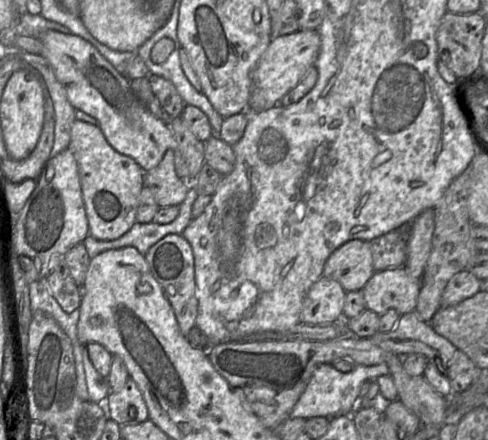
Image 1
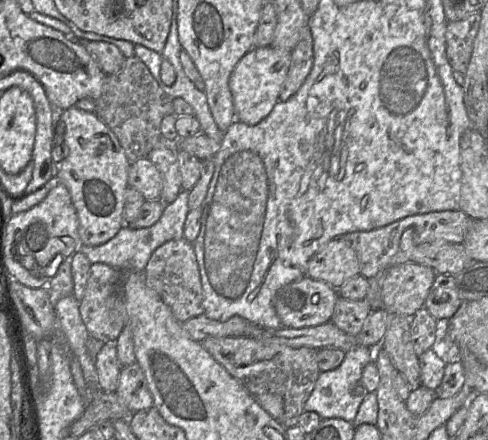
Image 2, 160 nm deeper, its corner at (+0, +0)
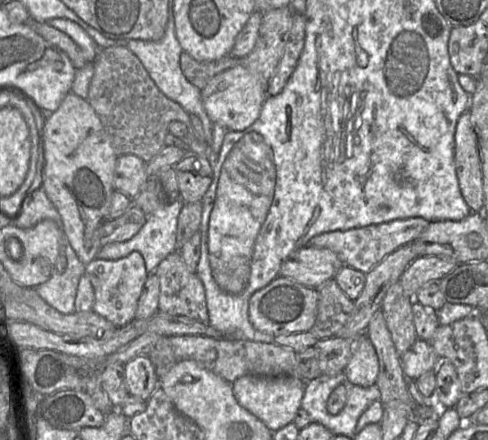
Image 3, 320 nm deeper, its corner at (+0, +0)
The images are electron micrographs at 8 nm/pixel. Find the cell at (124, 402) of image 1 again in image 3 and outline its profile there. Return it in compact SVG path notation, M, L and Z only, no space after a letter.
M149 356L135 357L124 364L124 369L128 394L136 399L148 401L159 386L159 379Z

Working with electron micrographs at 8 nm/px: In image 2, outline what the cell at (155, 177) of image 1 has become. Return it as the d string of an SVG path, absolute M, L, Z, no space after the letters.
M148 158L131 162L128 169L128 186L137 189L146 200L160 199L162 176Z

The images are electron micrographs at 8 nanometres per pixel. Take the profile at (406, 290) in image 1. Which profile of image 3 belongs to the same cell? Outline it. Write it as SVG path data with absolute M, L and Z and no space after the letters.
M419 256L402 273L399 282L404 292L414 299L417 291L430 282L436 282L453 271L459 263L450 257Z

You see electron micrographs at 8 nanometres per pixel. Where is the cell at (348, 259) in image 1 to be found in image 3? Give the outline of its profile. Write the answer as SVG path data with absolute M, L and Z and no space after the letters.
M304 246L282 263L279 276L316 288L324 281L335 277L342 265L333 251L316 246Z

